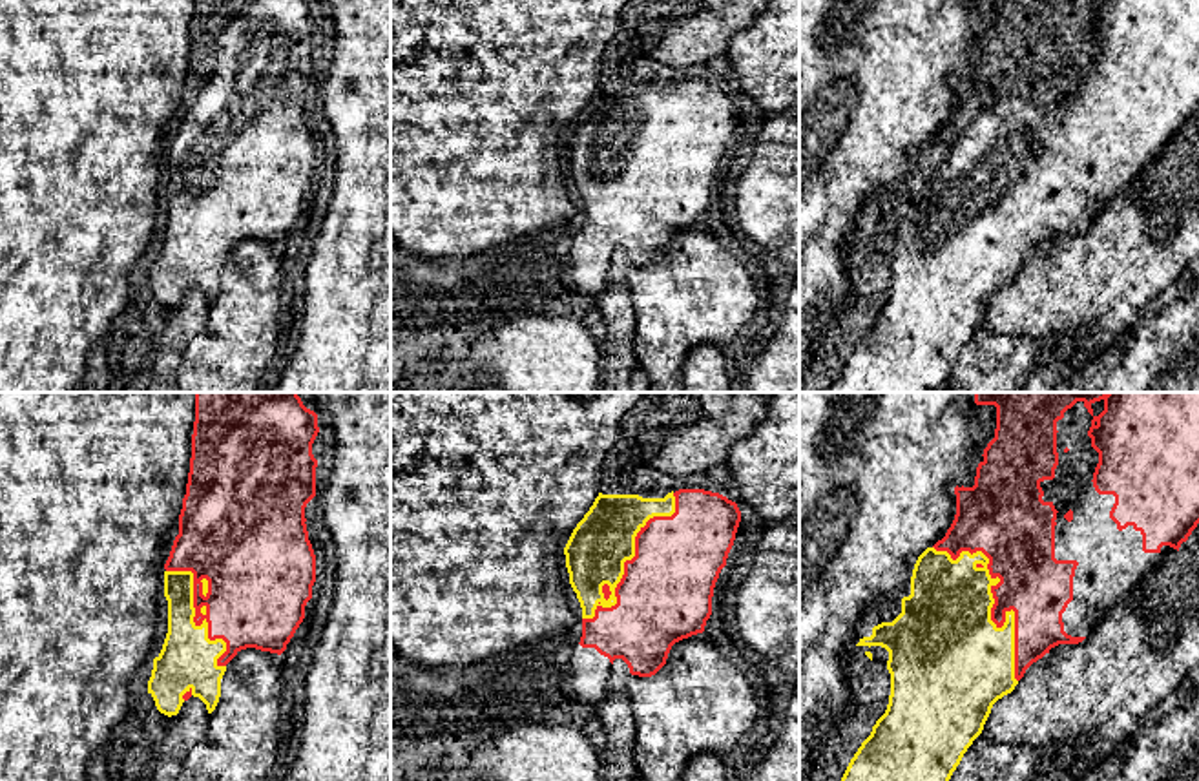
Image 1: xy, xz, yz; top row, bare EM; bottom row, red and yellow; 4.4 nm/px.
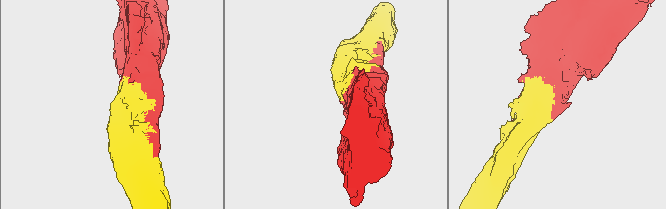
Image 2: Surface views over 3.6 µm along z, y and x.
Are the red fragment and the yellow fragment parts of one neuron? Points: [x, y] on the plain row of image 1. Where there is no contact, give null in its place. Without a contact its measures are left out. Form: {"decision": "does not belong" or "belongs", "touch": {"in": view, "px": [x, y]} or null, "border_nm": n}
{"decision": "belongs", "touch": {"in": "yz", "px": [991, 201]}, "border_nm": 700}

